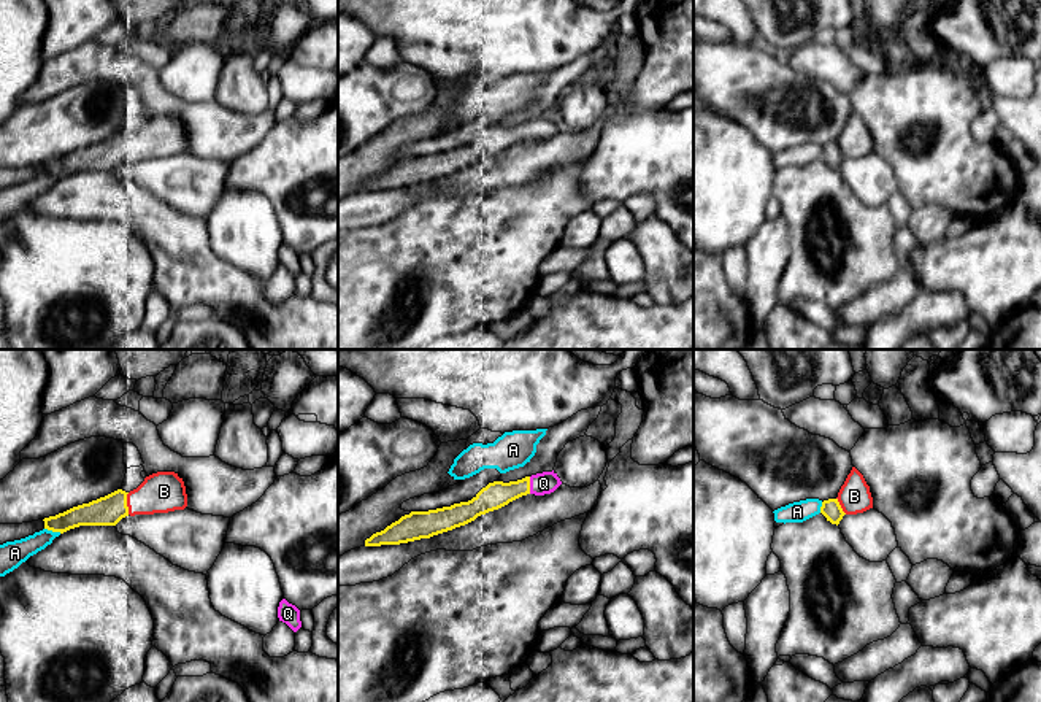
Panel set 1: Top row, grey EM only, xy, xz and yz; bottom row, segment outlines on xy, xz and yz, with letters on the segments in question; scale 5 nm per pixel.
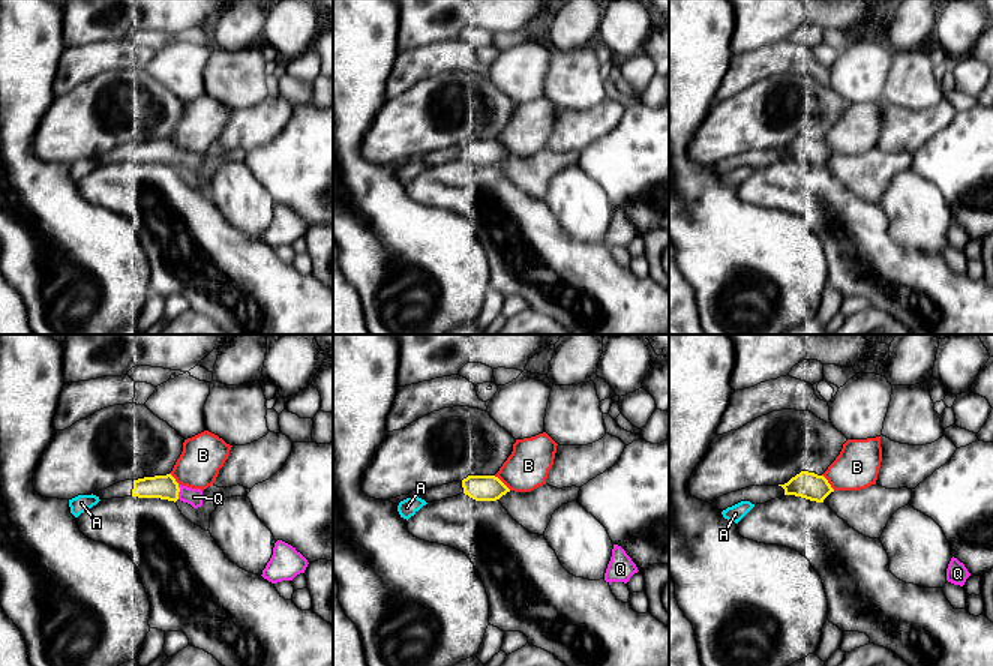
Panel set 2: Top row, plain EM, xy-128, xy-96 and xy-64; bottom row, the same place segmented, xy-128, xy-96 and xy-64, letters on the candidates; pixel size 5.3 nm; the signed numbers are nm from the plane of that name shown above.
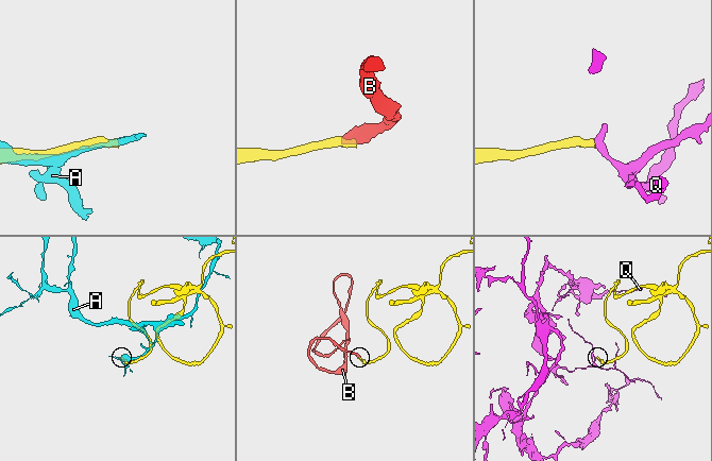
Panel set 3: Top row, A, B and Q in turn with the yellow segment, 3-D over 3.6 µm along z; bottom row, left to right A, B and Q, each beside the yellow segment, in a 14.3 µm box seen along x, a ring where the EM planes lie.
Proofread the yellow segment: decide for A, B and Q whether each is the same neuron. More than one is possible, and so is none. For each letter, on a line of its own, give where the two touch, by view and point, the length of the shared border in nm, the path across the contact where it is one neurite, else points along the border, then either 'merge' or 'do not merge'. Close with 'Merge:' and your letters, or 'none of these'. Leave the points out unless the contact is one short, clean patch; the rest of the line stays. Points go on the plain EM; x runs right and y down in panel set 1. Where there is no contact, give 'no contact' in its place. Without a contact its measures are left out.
A: meets yellow in xy at (53, 175); contact 90 nm long; do not merge
B: meets yellow in xy at (126, 148); contact 110 nm long; merge
Q: meets yellow in xz at (529, 129); contact 90 nm long; border along xz (529, 121), (530, 137); do not merge
Merge: B

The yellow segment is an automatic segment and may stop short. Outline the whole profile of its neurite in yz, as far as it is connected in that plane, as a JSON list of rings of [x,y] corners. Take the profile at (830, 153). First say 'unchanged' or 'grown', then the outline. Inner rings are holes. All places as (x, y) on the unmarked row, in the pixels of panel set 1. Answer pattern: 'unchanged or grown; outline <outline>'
grown; outline [[[852,111],[836,143],[822,146],[820,157],[832,168],[839,168],[844,159],[857,159],[873,152],[870,130],[863,119]]]

